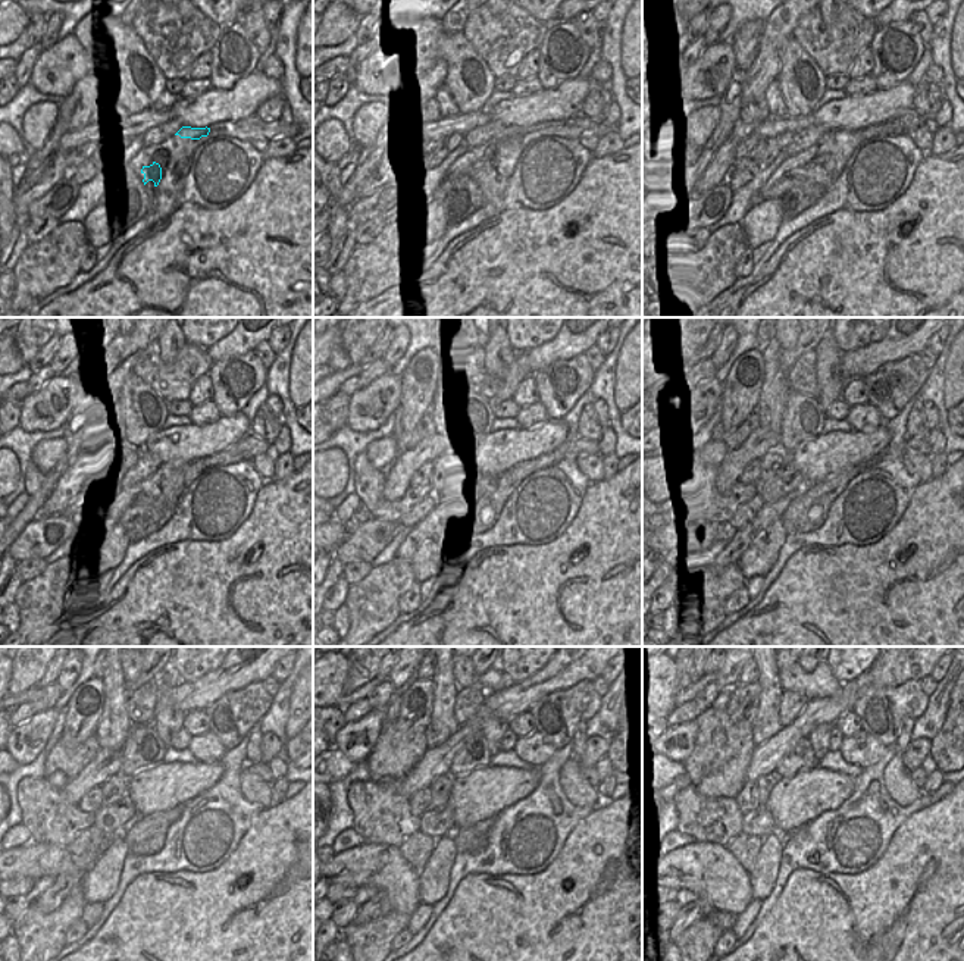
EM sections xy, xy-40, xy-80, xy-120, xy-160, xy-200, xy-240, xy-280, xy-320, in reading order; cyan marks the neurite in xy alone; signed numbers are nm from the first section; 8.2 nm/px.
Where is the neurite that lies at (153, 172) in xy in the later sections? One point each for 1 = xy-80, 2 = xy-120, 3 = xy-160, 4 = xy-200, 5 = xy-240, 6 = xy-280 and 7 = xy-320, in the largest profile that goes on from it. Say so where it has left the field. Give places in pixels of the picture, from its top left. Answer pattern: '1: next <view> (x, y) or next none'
1: next xy-80 (803, 165)
2: next xy-120 (147, 491)
3: next xy-160 (443, 512)
4: next xy-200 (739, 541)
5: next xy-240 (52, 898)
6: next xy-280 (378, 905)
7: next xy-320 (691, 913)

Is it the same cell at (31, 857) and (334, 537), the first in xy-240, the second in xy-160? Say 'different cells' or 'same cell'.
same cell

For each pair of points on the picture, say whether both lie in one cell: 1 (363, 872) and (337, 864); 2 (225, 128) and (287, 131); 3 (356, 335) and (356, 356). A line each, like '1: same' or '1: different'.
1: same
2: same
3: same

